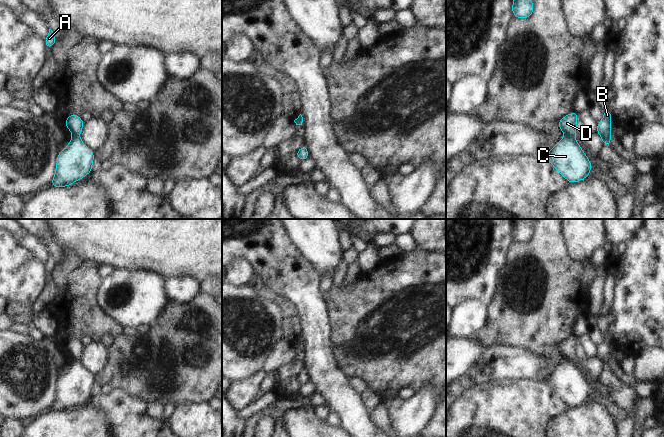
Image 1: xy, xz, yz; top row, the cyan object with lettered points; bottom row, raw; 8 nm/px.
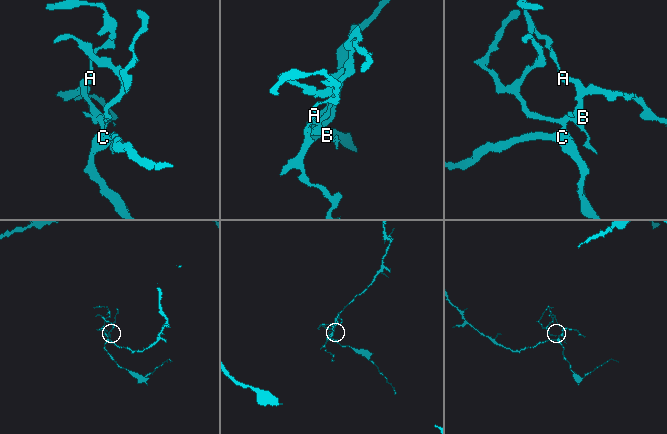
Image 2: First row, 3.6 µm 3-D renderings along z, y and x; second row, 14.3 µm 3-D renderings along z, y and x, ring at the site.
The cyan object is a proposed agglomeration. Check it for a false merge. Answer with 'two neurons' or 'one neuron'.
two neurons

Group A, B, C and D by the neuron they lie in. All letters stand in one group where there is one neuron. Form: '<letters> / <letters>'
A B D / C

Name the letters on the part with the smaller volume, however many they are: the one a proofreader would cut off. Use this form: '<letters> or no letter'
A, B, D

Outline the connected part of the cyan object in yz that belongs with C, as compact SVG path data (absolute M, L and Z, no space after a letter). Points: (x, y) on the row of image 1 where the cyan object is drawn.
M566 135L546 155L548 160L570 184L590 176L591 162L575 139Z

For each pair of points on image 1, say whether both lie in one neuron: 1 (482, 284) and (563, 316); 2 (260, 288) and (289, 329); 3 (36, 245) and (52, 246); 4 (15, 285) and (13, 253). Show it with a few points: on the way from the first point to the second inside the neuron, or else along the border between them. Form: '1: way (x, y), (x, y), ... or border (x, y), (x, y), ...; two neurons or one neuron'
1: border (501, 266), (498, 272), (494, 297), (487, 305); two neurons
2: way (272, 296), (289, 311), (289, 317); one neuron
3: border (45, 245), (49, 252); two neurons
4: way (15, 277), (13, 261); one neuron

